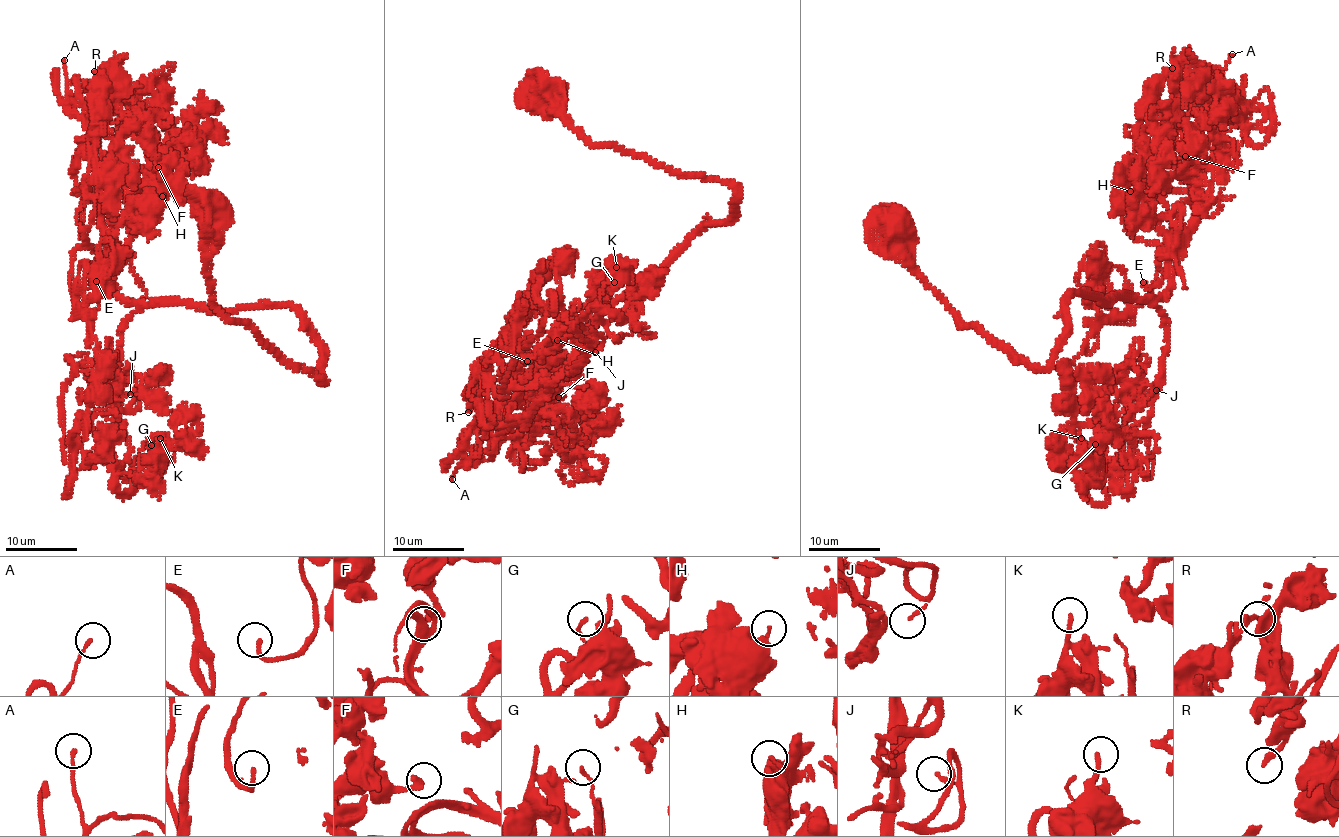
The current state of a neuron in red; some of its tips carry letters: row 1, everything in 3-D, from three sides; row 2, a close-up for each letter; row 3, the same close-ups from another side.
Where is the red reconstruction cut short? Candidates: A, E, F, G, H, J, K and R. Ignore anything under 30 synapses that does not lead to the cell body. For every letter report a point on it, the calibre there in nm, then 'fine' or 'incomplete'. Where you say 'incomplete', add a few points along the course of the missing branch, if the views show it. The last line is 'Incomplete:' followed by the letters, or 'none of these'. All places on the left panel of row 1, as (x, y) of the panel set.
A: place (64, 60); calibre 150 nm; fine
E: place (96, 281); calibre 190 nm; incomplete; course (96, 281), (93, 274), (111, 261), (117, 241), (139, 223)
F: place (158, 167); calibre 240 nm; fine
G: place (151, 445); calibre 140 nm; fine
H: place (162, 196); calibre 140 nm; fine
J: place (130, 394); calibre 160 nm; fine
K: place (160, 438); calibre 180 nm; fine
R: place (94, 71); calibre 240 nm; fine
Incomplete: E

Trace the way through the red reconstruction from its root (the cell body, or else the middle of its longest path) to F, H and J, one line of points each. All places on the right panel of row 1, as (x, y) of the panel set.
F: (898, 219), (962, 322), (1046, 367), (1071, 296), (1171, 285), (1208, 163), (1159, 162), (1185, 156)
H: (898, 219), (911, 268), (962, 322), (1046, 367), (1071, 296), (1153, 302), (1171, 285), (1170, 240), (1130, 191)
J: (898, 219), (920, 280), (1039, 367), (1073, 294), (1155, 304), (1164, 373), (1129, 404), (1156, 390)

